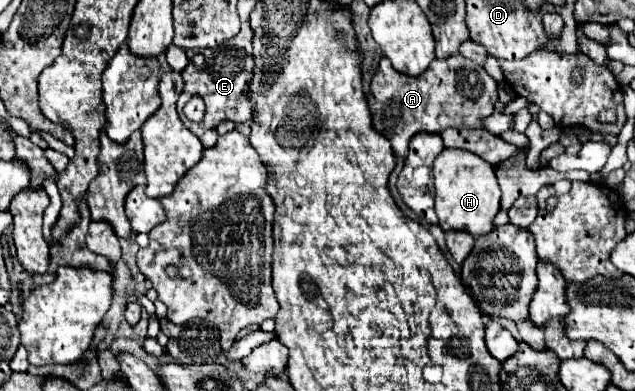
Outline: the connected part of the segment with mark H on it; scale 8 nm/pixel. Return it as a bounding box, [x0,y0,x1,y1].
[433,147,501,237]

